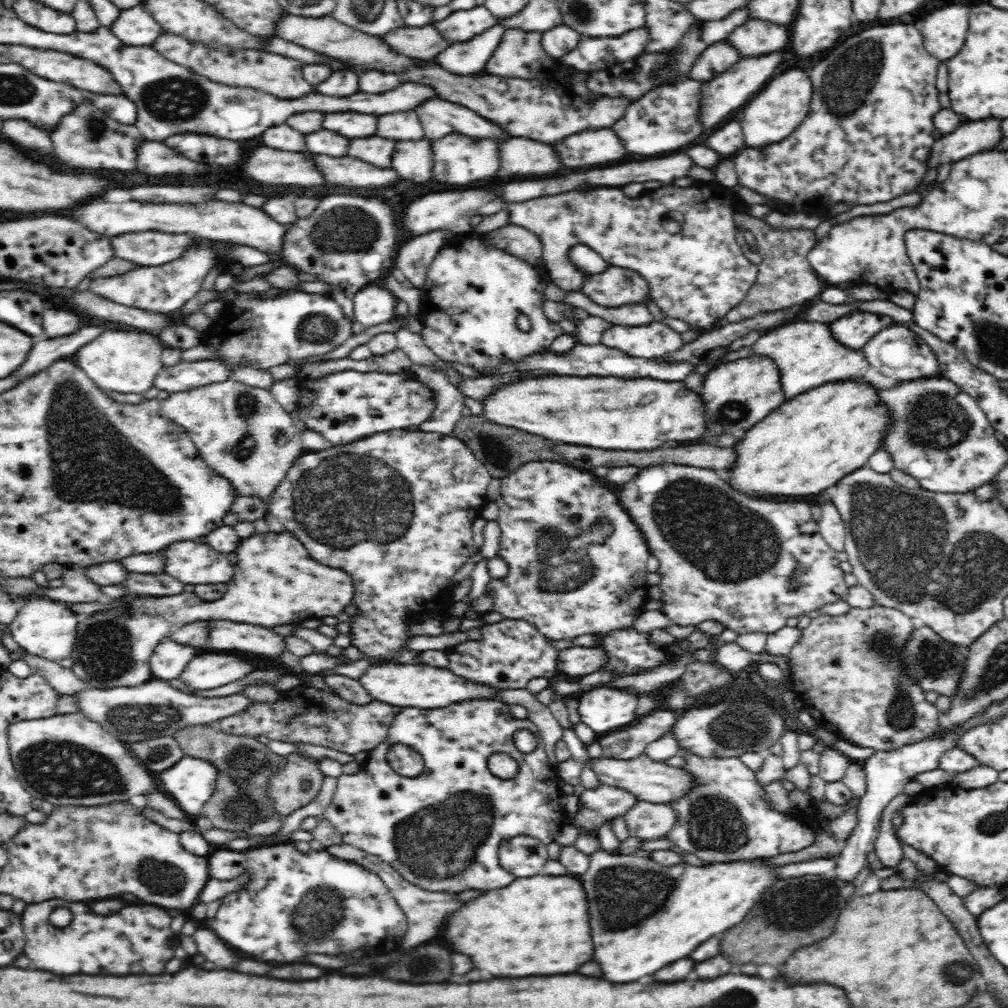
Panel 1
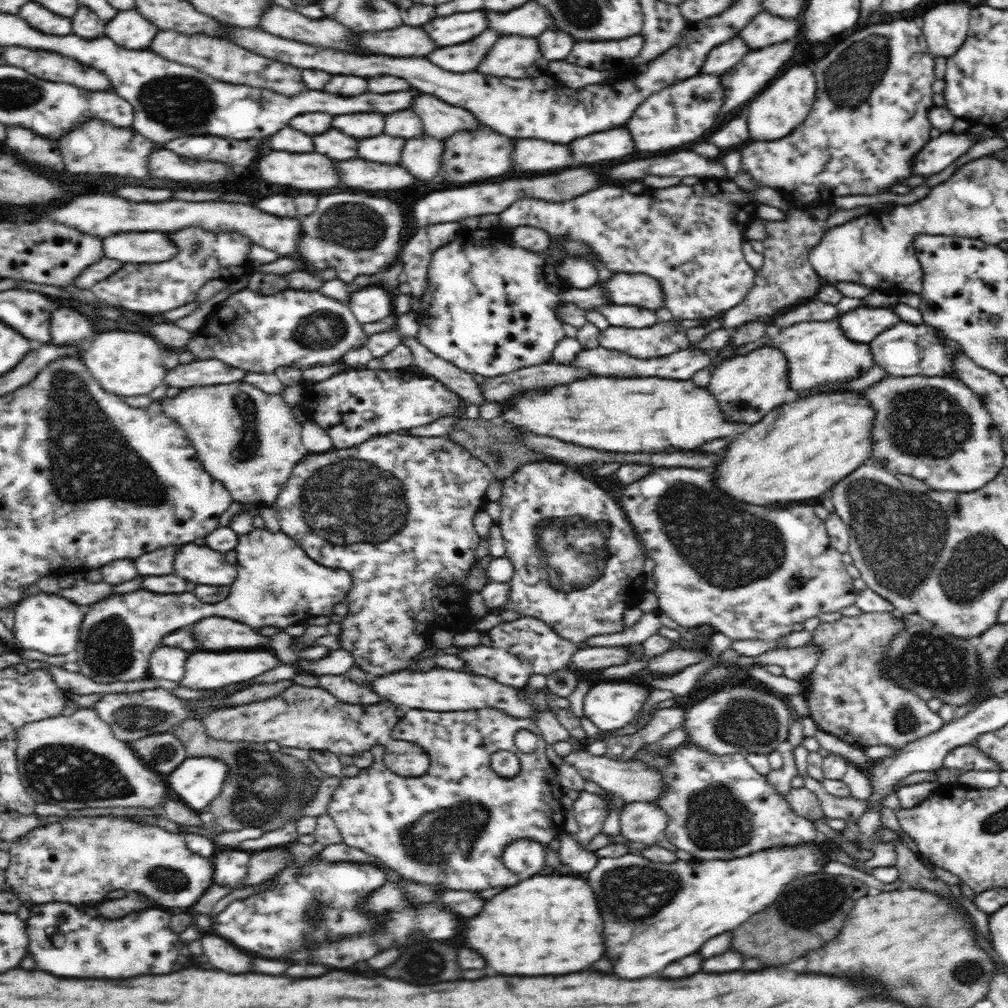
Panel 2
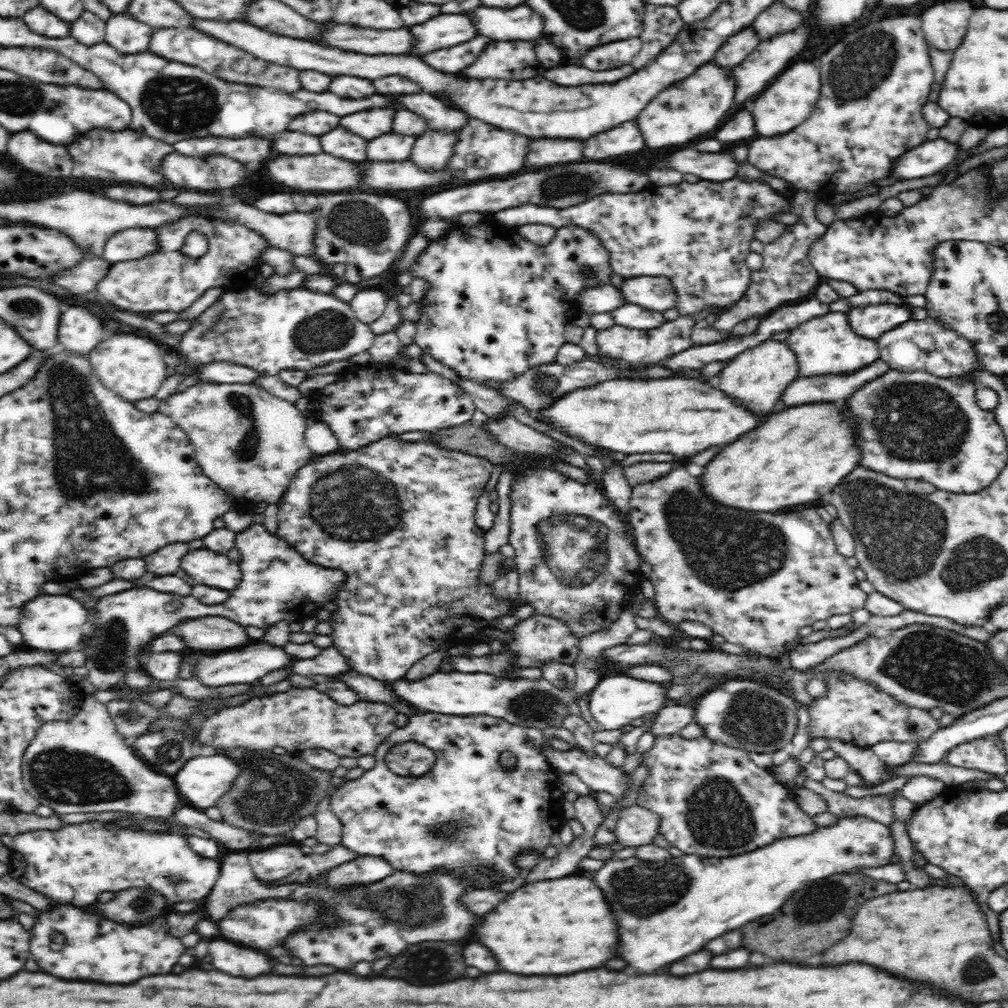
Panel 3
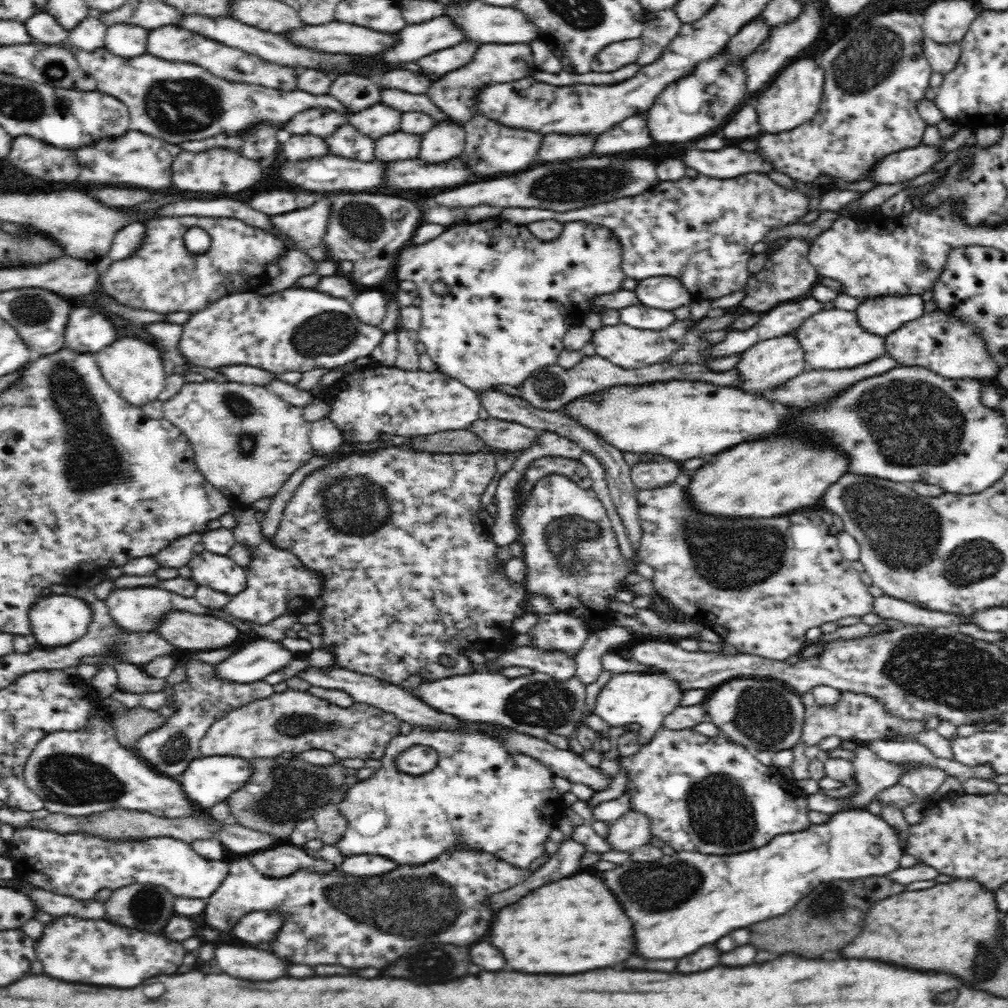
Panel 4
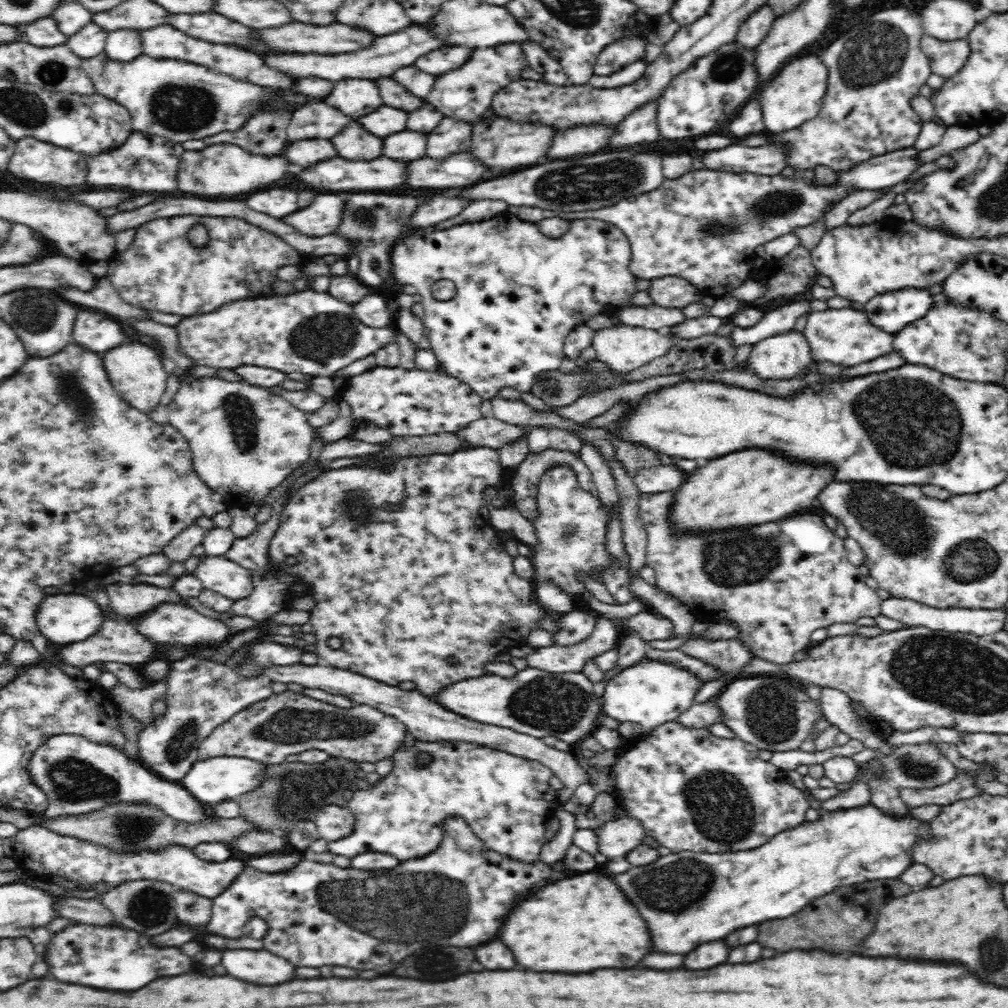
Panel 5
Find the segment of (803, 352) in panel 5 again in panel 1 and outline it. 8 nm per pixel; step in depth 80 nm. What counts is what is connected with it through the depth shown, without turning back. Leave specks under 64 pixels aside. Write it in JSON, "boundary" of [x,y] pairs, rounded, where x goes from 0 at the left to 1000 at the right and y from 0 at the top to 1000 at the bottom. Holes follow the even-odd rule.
{"boundary":[[[748,351],[742,355],[713,361],[701,369],[695,394],[699,399],[699,411],[703,415],[702,433],[724,432],[728,425],[742,428],[784,396],[780,395],[776,385],[773,368],[768,356]]]}

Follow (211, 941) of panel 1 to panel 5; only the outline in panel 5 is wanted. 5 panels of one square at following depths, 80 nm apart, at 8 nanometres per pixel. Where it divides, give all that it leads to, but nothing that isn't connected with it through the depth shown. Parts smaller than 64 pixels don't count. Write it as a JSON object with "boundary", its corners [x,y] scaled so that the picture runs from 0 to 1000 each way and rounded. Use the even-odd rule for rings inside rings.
{"boundary":[[[224,942],[220,958],[228,968],[252,976],[280,976],[294,970],[294,958],[264,942]]]}

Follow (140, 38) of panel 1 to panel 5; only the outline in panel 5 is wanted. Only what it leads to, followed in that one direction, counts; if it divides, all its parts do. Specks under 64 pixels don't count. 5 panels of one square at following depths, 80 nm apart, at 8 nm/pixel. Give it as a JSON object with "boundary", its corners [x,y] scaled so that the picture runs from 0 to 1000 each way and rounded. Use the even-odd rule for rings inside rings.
{"boundary":[[[131,29],[109,31],[105,37],[103,52],[113,61],[129,62],[142,54],[139,34]]]}

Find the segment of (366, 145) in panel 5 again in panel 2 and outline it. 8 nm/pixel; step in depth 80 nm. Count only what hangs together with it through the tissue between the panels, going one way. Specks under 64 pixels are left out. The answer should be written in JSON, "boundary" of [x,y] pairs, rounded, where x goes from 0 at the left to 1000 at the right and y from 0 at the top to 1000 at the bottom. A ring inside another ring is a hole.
{"boundary":[[[331,127],[312,135],[312,145],[313,151],[319,151],[331,159],[349,159],[355,155],[355,139]]]}

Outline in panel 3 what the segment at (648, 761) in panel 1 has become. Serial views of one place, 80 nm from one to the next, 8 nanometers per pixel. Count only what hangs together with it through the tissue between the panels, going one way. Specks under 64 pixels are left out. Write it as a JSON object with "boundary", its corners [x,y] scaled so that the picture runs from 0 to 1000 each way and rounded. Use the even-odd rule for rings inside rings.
{"boundary":[[[543,737],[534,740],[534,747],[540,749],[554,768],[567,768],[575,772],[587,786],[603,786],[610,793],[617,793],[626,776],[617,769],[615,761],[609,761],[594,749],[585,751],[574,742],[564,745],[552,744]]]}

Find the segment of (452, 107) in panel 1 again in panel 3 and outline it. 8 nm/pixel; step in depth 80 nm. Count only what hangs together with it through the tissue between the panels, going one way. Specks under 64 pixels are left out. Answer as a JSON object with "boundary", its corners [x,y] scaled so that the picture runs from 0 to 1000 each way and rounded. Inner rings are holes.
{"boundary":[[[421,91],[419,93],[399,93],[399,95],[389,93],[389,97],[395,99],[395,107],[403,107],[403,109],[409,109],[421,115],[429,129],[455,130],[466,116],[460,110],[454,111],[454,109],[442,107],[437,99]]]}

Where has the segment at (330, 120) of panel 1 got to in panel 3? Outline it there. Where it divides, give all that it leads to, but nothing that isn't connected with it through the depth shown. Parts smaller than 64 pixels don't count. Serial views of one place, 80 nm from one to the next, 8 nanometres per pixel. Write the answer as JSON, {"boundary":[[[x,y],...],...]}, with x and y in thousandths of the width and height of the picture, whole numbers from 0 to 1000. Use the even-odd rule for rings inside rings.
{"boundary":[[[369,107],[369,109],[341,115],[337,119],[337,125],[341,125],[343,129],[347,129],[363,139],[369,139],[369,137],[389,129],[391,113],[393,113],[393,109],[387,109],[387,107]]]}

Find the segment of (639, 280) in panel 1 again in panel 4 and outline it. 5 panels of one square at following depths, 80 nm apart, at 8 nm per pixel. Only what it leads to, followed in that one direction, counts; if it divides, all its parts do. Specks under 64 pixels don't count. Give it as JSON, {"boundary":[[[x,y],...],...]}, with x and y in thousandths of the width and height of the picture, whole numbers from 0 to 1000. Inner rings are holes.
{"boundary":[[[665,273],[633,279],[629,290],[637,303],[661,309],[669,309],[677,304],[686,305],[689,299],[673,276]]]}

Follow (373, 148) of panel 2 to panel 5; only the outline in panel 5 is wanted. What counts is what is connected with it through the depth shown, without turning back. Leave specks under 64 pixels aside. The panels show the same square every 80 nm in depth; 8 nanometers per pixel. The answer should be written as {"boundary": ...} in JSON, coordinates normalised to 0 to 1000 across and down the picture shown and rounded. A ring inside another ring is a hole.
{"boundary":[[[401,129],[395,133],[389,133],[385,137],[381,137],[381,155],[389,155],[393,159],[415,159],[423,155],[423,133],[417,131],[409,131],[409,129]]]}

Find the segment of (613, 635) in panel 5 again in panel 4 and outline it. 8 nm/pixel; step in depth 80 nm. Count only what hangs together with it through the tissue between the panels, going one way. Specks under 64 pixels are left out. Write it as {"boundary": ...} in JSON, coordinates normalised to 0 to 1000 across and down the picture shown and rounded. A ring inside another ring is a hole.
{"boundary":[[[517,641],[505,648],[500,647],[492,656],[485,655],[483,663],[522,661],[528,666],[544,669],[552,675],[562,675],[571,669],[571,650],[555,645],[540,645],[532,641]]]}

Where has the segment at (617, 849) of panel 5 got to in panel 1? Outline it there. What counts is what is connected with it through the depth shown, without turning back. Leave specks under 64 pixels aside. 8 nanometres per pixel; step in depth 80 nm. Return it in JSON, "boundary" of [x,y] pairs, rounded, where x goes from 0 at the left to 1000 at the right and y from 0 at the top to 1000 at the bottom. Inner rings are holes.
{"boundary":[[[634,795],[615,812],[621,816],[625,831],[636,835],[661,831],[669,819],[669,805],[665,799]]]}

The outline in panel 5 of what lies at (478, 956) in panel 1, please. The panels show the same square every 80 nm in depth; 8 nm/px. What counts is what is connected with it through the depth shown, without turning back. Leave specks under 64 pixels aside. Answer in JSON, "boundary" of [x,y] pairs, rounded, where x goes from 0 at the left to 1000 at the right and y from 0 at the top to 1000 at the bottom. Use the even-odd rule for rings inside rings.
{"boundary":[[[585,864],[585,865],[583,865],[583,867],[575,867],[575,869],[569,869],[569,871],[562,871],[562,873],[556,873],[556,875],[552,875],[552,877],[546,877],[546,879],[540,879],[540,881],[538,881],[538,883],[534,883],[534,885],[532,885],[532,887],[530,887],[530,889],[528,889],[528,891],[526,891],[526,893],[522,893],[522,895],[518,895],[518,897],[516,897],[516,899],[512,899],[512,901],[510,901],[510,903],[508,903],[508,905],[506,905],[506,909],[504,909],[504,913],[502,913],[502,915],[500,915],[500,919],[498,919],[498,923],[496,923],[496,933],[498,933],[498,935],[500,935],[500,937],[502,937],[502,938],[504,938],[504,940],[506,940],[506,942],[508,942],[508,944],[510,944],[510,948],[512,948],[512,954],[514,954],[514,956],[516,956],[516,958],[518,958],[518,960],[524,960],[524,962],[530,962],[530,964],[585,964],[585,962],[593,962],[593,960],[627,960],[627,958],[631,958],[631,956],[633,956],[633,954],[635,954],[635,952],[637,952],[637,950],[639,950],[639,948],[641,948],[641,946],[645,946],[645,925],[643,925],[643,919],[641,919],[641,913],[639,913],[639,911],[637,911],[637,909],[635,909],[635,907],[633,907],[633,903],[629,903],[629,899],[627,899],[627,897],[625,897],[625,895],[623,895],[623,891],[621,891],[621,887],[617,887],[617,883],[613,883],[613,877],[611,877],[611,875],[609,875],[609,873],[607,873],[607,871],[603,871],[603,869],[593,869],[593,867],[598,867],[598,866],[592,866],[592,865],[591,865],[591,867],[587,867],[587,864]]]}

